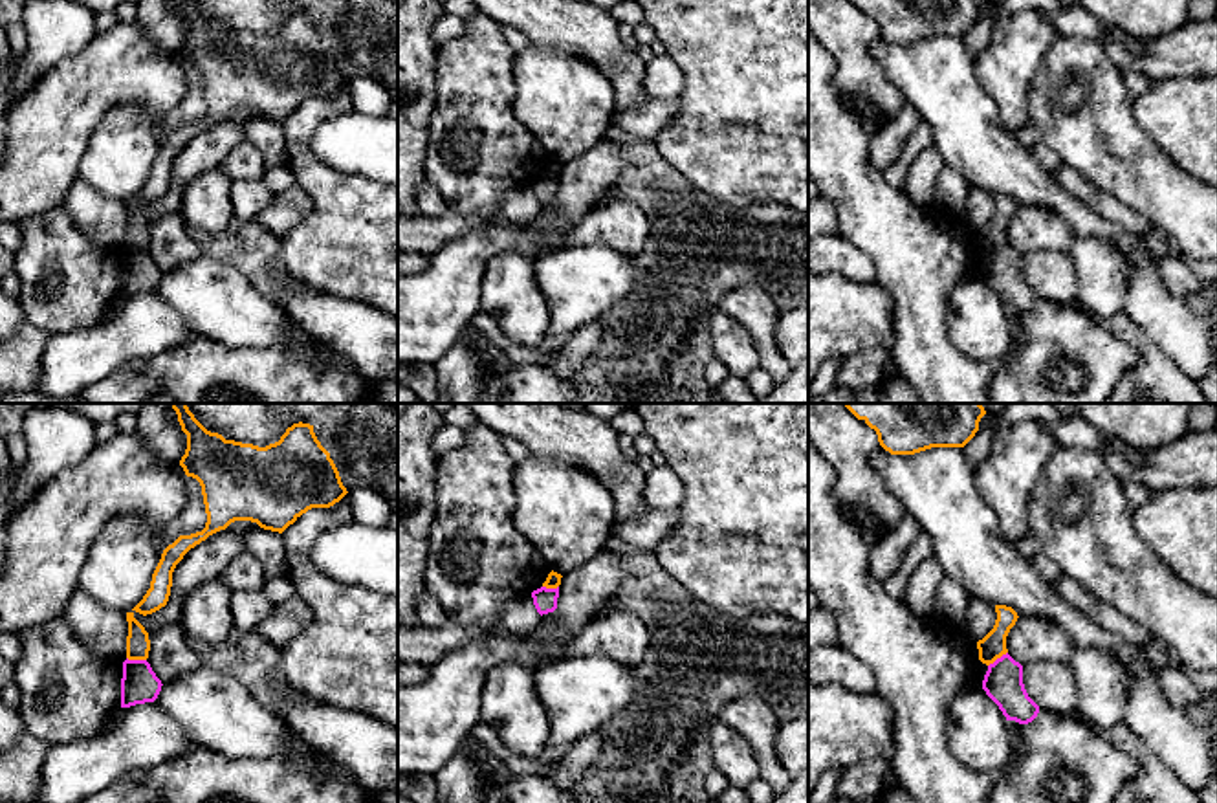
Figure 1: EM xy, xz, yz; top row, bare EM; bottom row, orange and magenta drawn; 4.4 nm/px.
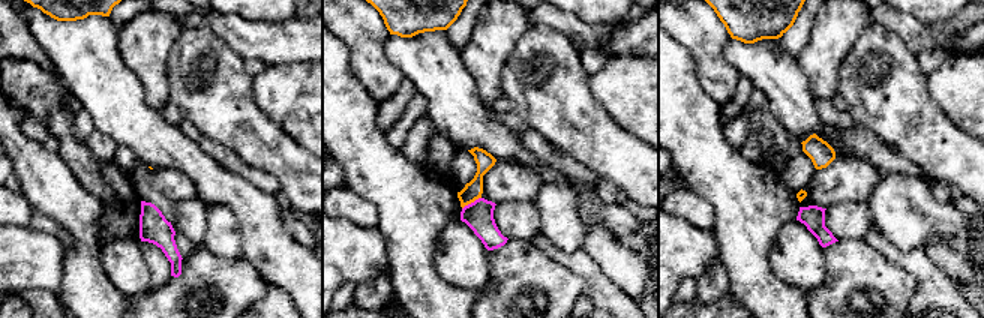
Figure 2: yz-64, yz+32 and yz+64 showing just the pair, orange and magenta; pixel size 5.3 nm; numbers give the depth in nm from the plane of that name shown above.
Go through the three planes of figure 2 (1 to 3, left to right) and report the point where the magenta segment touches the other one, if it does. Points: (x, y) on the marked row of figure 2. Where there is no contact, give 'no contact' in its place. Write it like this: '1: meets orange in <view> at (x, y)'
1: no contact
2: meets orange in yz+32 at (471, 201)
3: no contact

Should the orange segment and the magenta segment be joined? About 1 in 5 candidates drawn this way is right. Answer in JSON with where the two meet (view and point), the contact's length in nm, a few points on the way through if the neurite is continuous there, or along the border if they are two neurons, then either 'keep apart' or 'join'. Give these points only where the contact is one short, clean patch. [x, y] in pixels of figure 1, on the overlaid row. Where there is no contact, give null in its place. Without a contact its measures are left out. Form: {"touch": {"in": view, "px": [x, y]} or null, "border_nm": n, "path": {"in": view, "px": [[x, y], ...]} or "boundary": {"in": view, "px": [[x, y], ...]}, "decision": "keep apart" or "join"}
{"touch": {"in": "xy", "px": [136, 659]}, "border_nm": 90, "boundary": {"in": "xy", "px": [[127, 657], [145, 660]]}, "decision": "keep apart"}

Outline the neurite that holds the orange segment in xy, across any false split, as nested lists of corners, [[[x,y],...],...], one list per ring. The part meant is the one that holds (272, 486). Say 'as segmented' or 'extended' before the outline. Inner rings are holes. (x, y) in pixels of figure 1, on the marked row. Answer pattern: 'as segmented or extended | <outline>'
as segmented | [[[187,403],[170,405],[178,414],[181,431],[187,434],[187,449],[180,466],[187,477],[196,478],[202,486],[207,522],[202,532],[180,535],[163,550],[152,574],[150,588],[132,609],[143,616],[167,605],[176,565],[209,535],[225,530],[235,521],[251,521],[264,530],[282,534],[308,510],[330,508],[348,493],[330,453],[321,446],[310,424],[293,424],[279,442],[258,447],[225,440],[222,434],[207,431],[189,411]]]

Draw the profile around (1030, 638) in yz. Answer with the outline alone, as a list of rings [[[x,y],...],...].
[[[1023,616],[1006,636],[1008,654],[1021,666],[1032,662],[1065,662],[1069,664],[1074,644],[1070,636],[1056,623],[1043,618]]]

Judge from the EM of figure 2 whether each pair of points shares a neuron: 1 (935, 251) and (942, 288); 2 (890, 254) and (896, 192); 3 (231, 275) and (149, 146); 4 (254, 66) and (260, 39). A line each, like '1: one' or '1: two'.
1: two
2: two
3: two
4: two

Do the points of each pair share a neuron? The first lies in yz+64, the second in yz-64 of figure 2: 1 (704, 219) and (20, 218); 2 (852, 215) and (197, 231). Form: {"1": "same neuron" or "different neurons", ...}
{"1": "same neuron", "2": "same neuron"}

